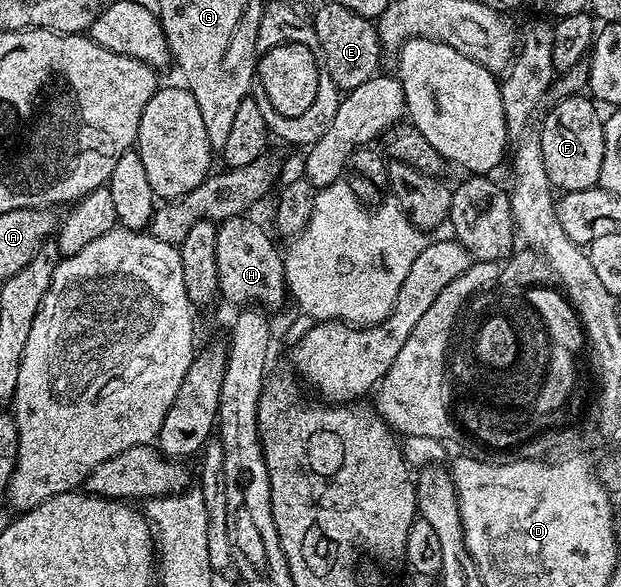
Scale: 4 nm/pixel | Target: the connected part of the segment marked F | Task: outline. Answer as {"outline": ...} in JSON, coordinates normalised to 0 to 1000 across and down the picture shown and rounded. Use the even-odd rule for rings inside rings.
{"outline":[[[928,160],[892,172],[874,204],[874,220],[865,225],[878,296],[884,296],[889,322],[902,329],[934,327],[965,312],[968,269],[974,269],[974,204],[969,196],[965,199],[960,172],[940,164]]]}

